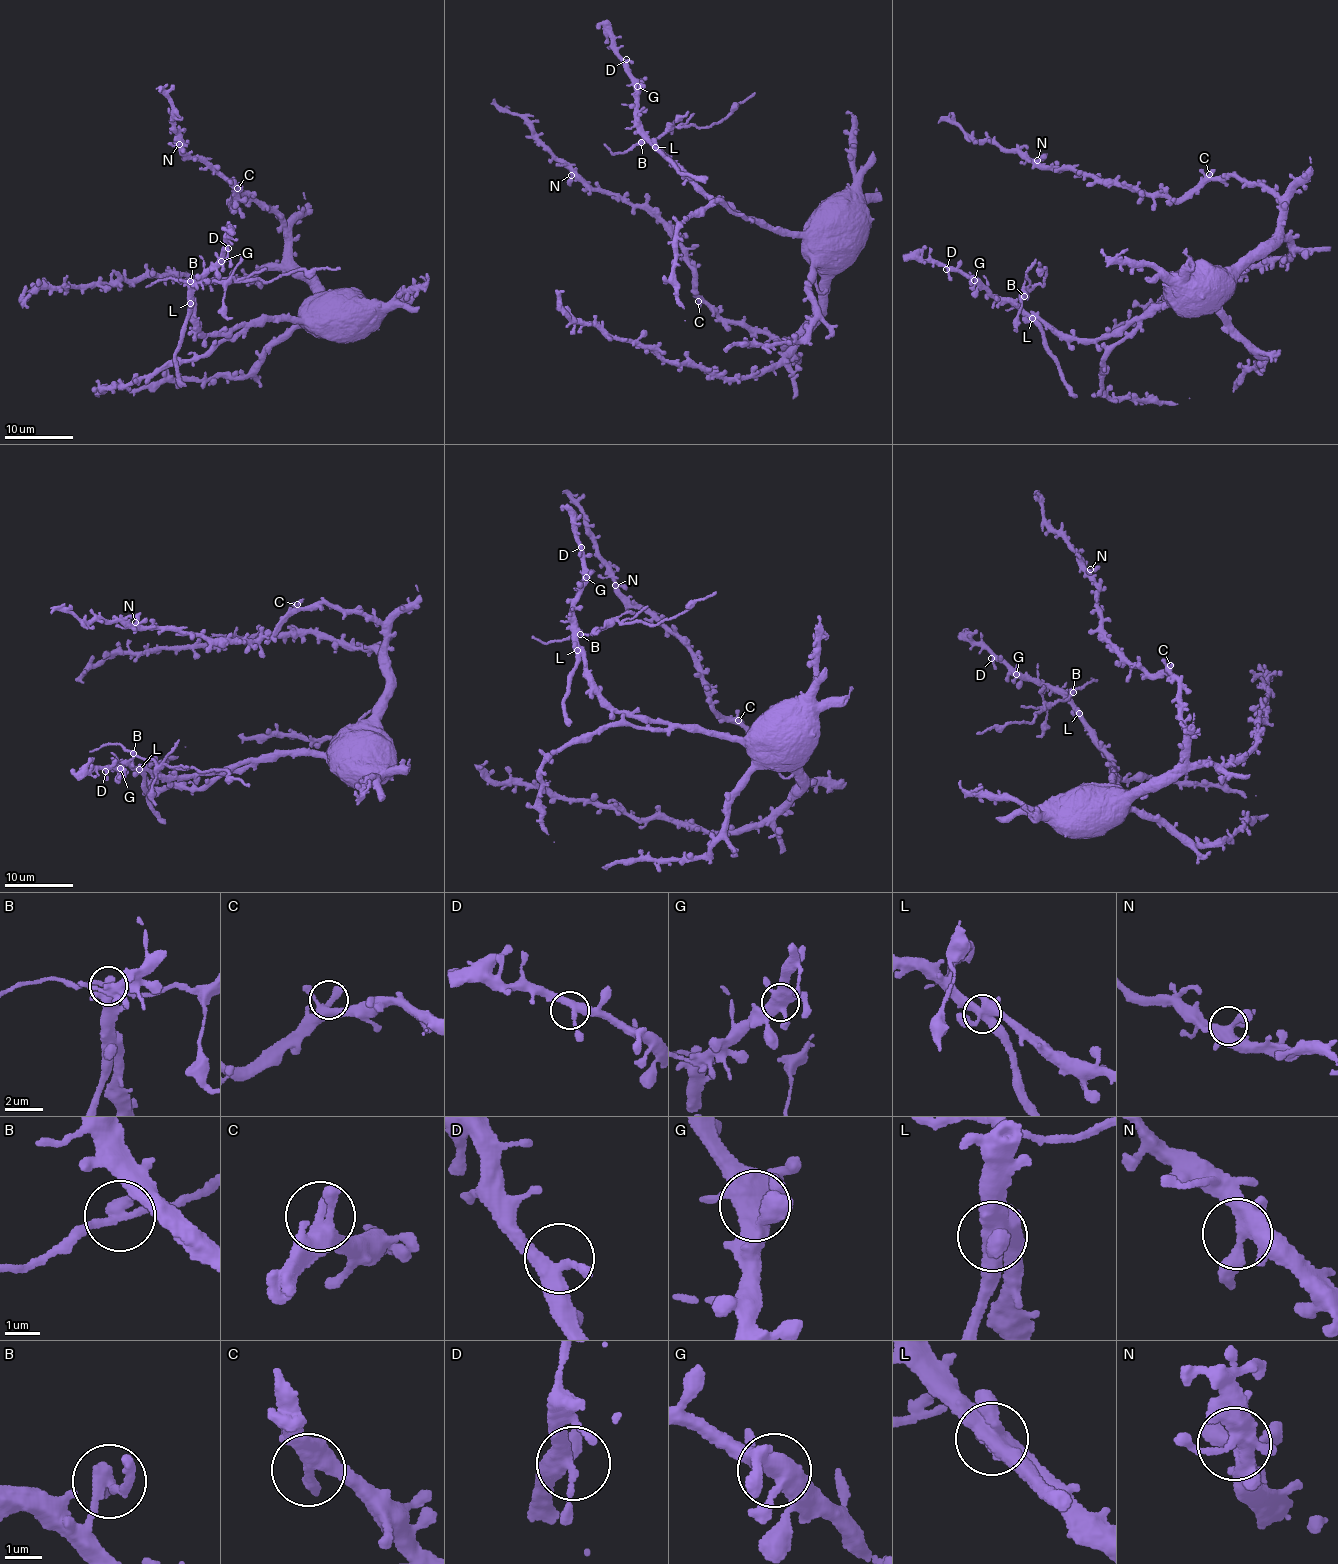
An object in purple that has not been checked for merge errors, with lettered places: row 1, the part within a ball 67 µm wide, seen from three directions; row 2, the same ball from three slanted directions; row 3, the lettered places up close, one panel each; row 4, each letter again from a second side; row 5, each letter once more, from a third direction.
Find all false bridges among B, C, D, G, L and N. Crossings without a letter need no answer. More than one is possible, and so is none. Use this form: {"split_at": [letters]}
{"split_at": ["B", "L"]}

